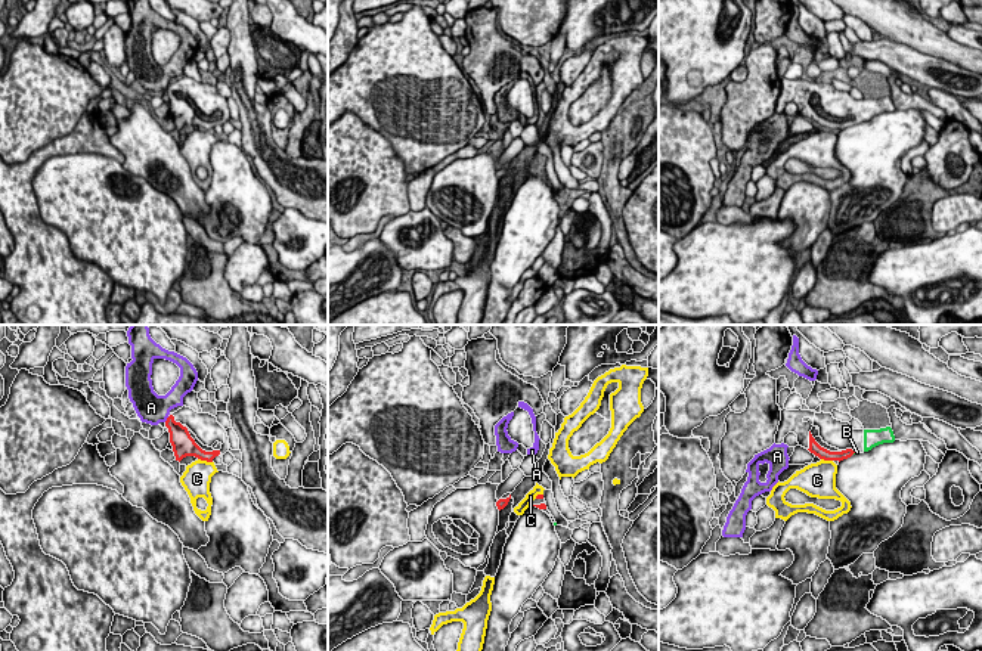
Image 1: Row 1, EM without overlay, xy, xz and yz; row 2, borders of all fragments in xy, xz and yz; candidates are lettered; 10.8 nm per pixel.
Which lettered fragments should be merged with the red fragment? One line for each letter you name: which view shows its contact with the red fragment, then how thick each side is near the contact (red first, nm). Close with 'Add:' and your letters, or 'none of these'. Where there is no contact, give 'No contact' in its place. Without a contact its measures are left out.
B: Touches red in yz. Thickness 100 nm (red) against 50 nm
Add: B

